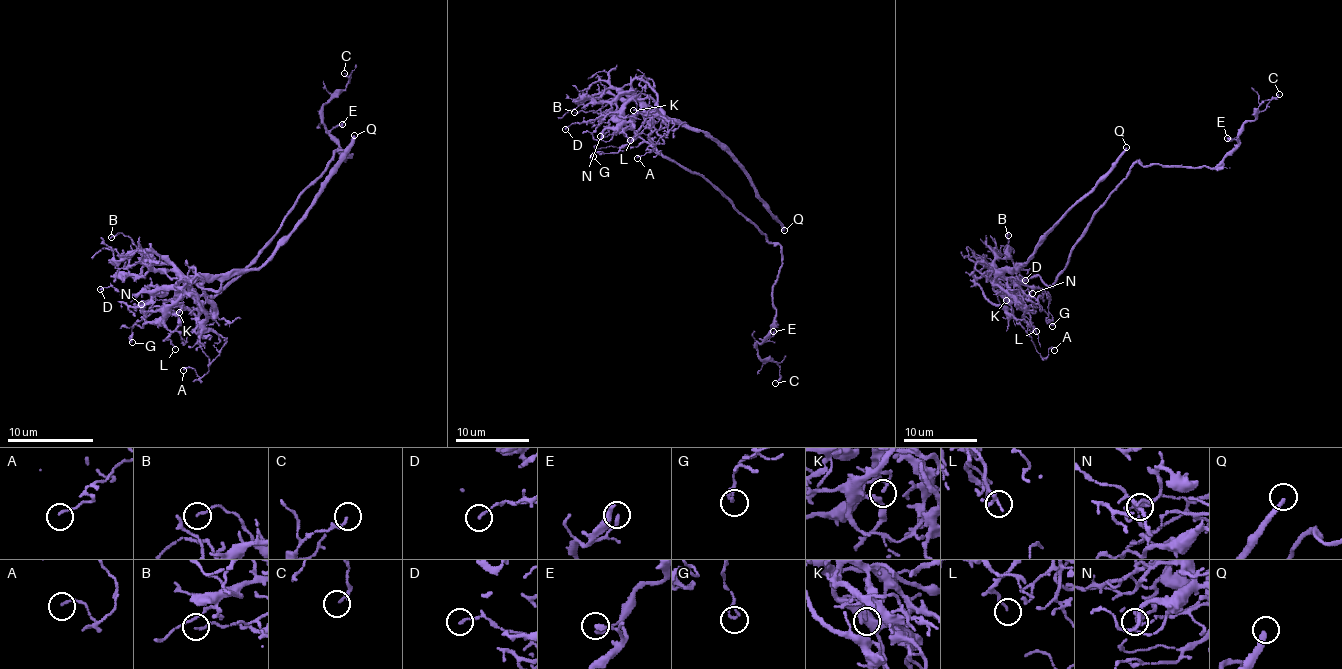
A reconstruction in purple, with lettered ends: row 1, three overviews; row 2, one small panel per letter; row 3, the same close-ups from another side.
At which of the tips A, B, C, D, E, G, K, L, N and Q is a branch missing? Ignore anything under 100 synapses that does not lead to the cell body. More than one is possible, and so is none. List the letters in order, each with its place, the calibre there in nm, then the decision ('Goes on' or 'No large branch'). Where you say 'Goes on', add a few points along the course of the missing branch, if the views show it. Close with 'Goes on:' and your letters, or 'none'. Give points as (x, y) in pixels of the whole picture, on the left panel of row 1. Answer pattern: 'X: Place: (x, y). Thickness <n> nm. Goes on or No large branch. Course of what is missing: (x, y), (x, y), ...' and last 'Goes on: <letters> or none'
A: Place: (183, 370). Thickness 120 nm. No large branch
B: Place: (111, 237). Thickness 100 nm. No large branch
C: Place: (344, 73). Thickness 140 nm. No large branch
D: Place: (100, 289). Thickness 130 nm. No large branch
E: Place: (342, 124). Thickness 190 nm. No large branch
G: Place: (132, 342). Thickness 190 nm. No large branch
K: Place: (179, 312). Thickness 140 nm. No large branch
L: Place: (175, 349). Thickness 80 nm. No large branch
N: Place: (141, 304). Thickness 110 nm. No large branch
Q: Place: (354, 135). Thickness 240 nm. Goes on. Course of what is missing: (354, 135), (352, 122), (342, 109), (327, 109), (282, 68)
Goes on: Q

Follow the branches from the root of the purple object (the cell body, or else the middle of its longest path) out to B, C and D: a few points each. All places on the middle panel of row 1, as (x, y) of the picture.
B: (705, 178), (668, 160), (650, 142), (650, 134), (668, 120), (637, 97), (622, 110), (574, 112)
C: (705, 178), (781, 247), (773, 287), (775, 324), (757, 342), (758, 355), (779, 366), (775, 383)
D: (705, 178), (650, 142), (668, 120), (631, 94), (622, 94), (596, 125), (565, 129)

